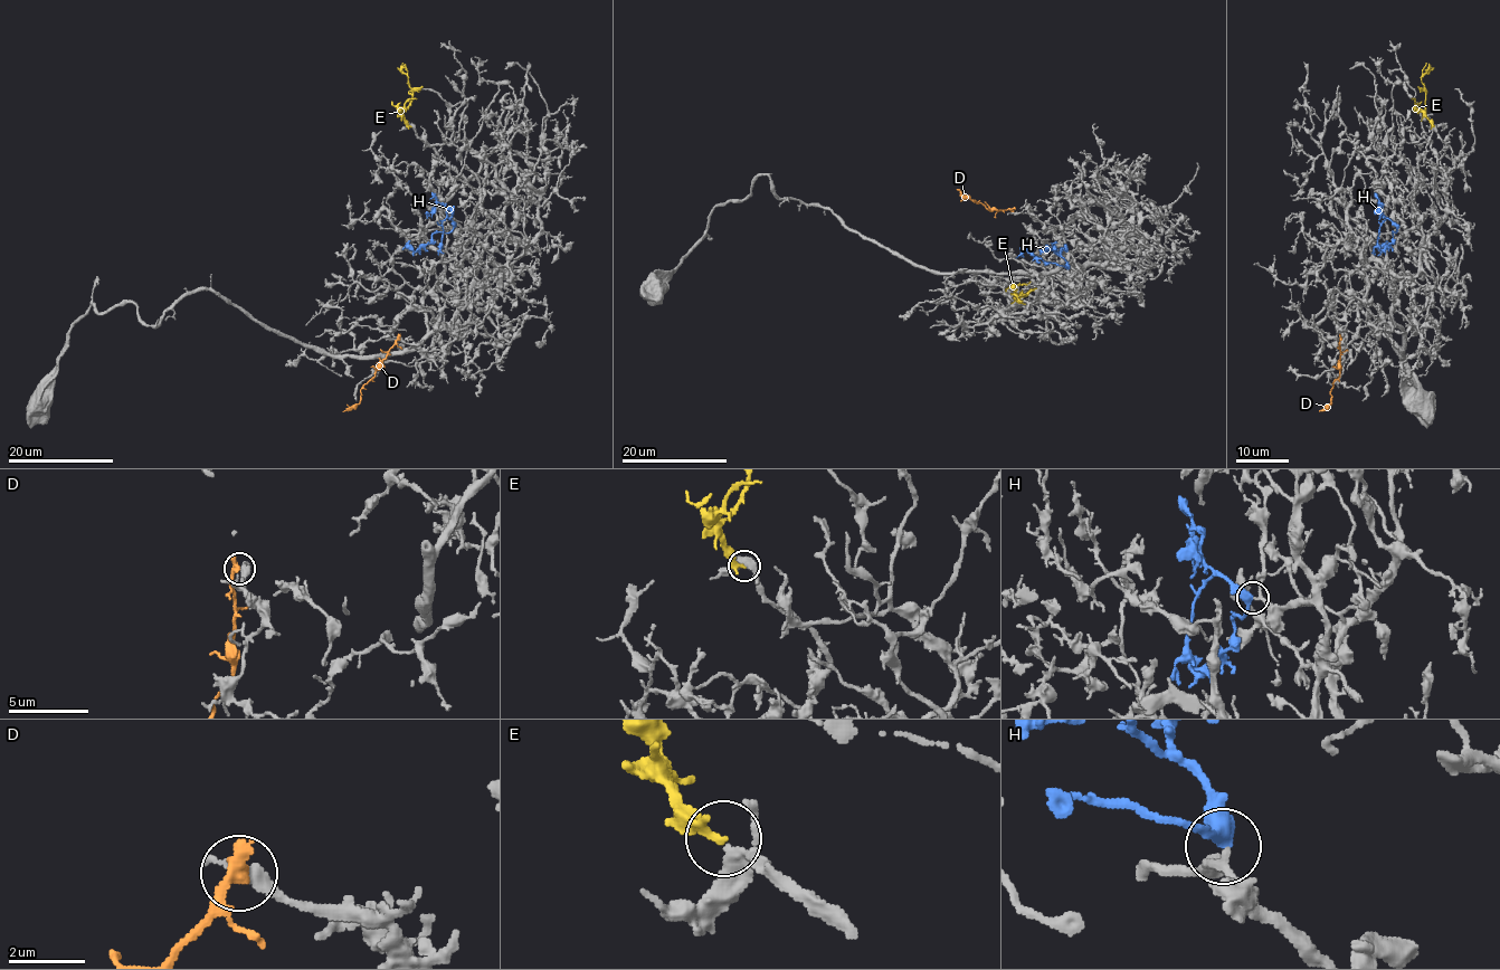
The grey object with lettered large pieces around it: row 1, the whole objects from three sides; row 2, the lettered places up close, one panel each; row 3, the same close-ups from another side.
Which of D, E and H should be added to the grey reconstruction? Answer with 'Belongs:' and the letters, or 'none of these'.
Belongs: E, H

